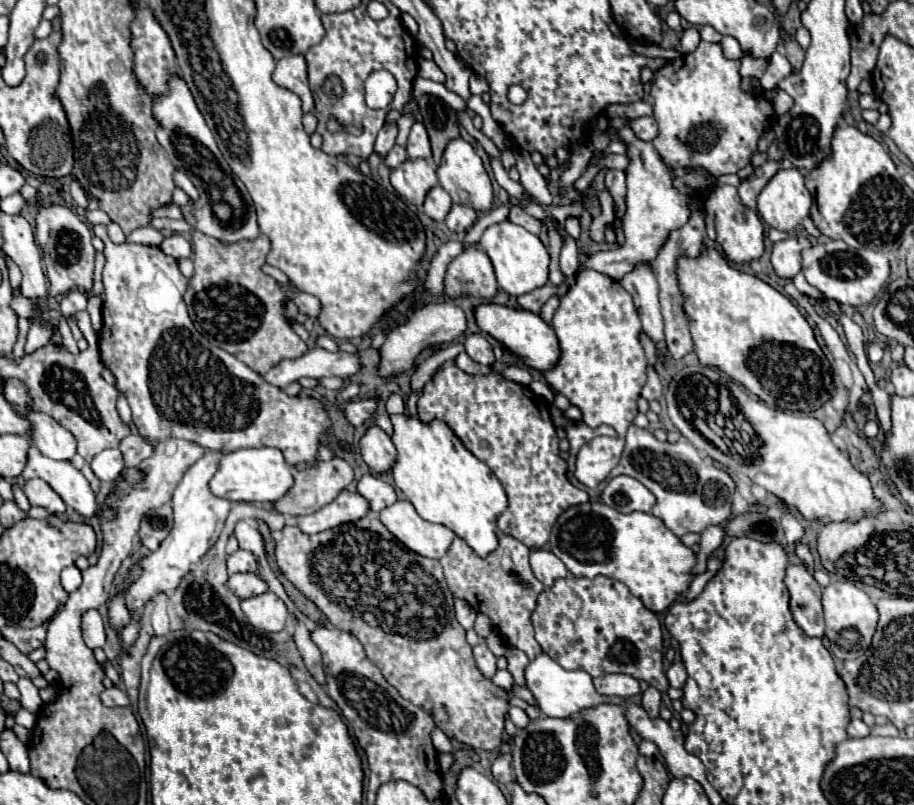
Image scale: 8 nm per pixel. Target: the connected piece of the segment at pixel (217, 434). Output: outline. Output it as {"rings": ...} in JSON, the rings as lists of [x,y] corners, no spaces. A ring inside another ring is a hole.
{"rings":[[[95,224],[93,234],[105,242],[103,252],[107,258],[103,268],[103,328],[99,334],[101,362],[113,372],[117,380],[115,386],[127,398],[133,412],[133,424],[145,440],[157,444],[167,438],[183,438],[215,452],[271,446],[283,452],[285,462],[291,468],[311,462],[321,444],[335,440],[331,418],[319,398],[291,398],[283,388],[269,384],[259,372],[251,370],[223,348],[211,346],[211,342],[195,330],[183,302],[189,280],[181,274],[175,258],[163,254],[157,246],[131,242],[113,244],[105,224]]]}

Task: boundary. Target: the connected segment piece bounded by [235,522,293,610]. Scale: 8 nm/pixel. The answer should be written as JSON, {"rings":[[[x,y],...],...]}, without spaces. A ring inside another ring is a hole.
{"rings":[[[239,522],[239,524],[235,526],[235,536],[237,536],[237,540],[239,540],[239,548],[251,550],[251,552],[255,554],[257,568],[259,568],[259,570],[257,570],[259,576],[269,584],[271,592],[275,592],[275,594],[289,606],[289,610],[291,610],[291,608],[293,608],[293,602],[291,602],[291,598],[285,594],[281,582],[277,580],[277,576],[273,574],[273,570],[271,570],[271,566],[269,566],[269,562],[267,562],[265,544],[263,544],[263,538],[261,538],[257,526],[255,526],[253,522]]]}

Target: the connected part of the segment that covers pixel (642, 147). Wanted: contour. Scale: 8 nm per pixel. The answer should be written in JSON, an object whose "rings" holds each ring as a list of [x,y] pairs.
{"rings":[[[631,128],[619,130],[621,138],[627,142],[629,150],[629,166],[627,166],[627,214],[623,218],[625,228],[625,244],[615,246],[607,252],[595,252],[585,262],[579,264],[579,270],[597,270],[613,280],[621,280],[625,274],[635,270],[639,264],[653,264],[655,254],[663,248],[663,242],[667,242],[669,232],[681,228],[687,224],[687,220],[693,214],[693,208],[689,204],[689,196],[675,188],[673,174],[661,160],[659,152],[651,146],[651,142],[643,142],[635,138]]]}

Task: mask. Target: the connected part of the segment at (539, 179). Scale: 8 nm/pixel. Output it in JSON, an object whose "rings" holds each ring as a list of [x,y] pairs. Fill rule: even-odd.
{"rings":[[[515,154],[517,156],[517,170],[521,174],[521,184],[525,190],[529,190],[541,204],[549,206],[551,204],[551,194],[547,190],[547,182],[545,178],[537,172],[537,168],[533,166],[531,162],[531,156],[529,154]]]}

